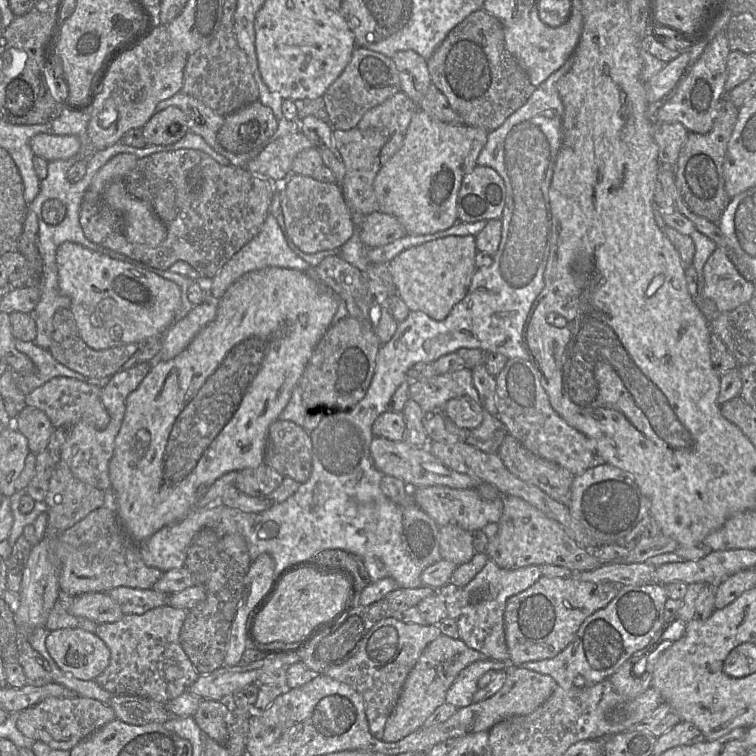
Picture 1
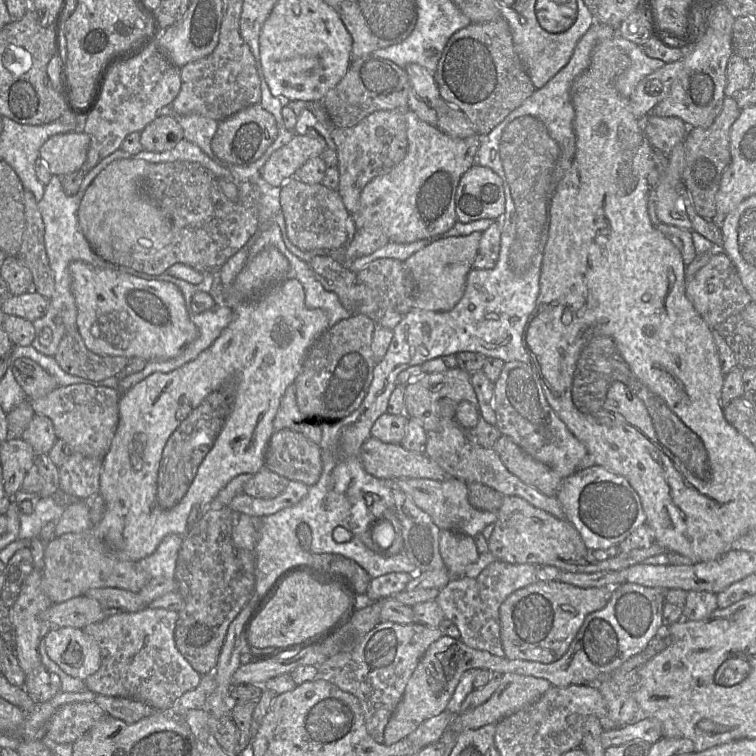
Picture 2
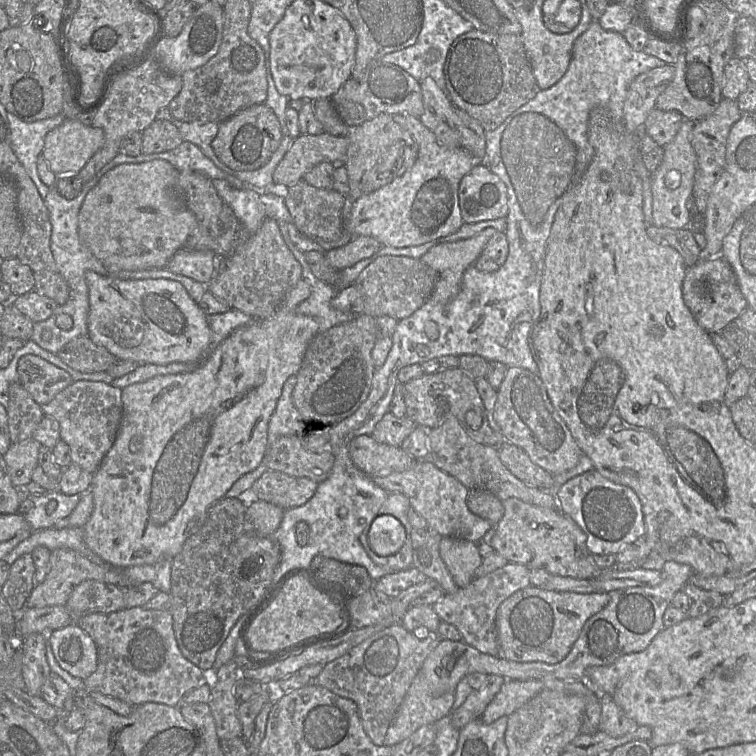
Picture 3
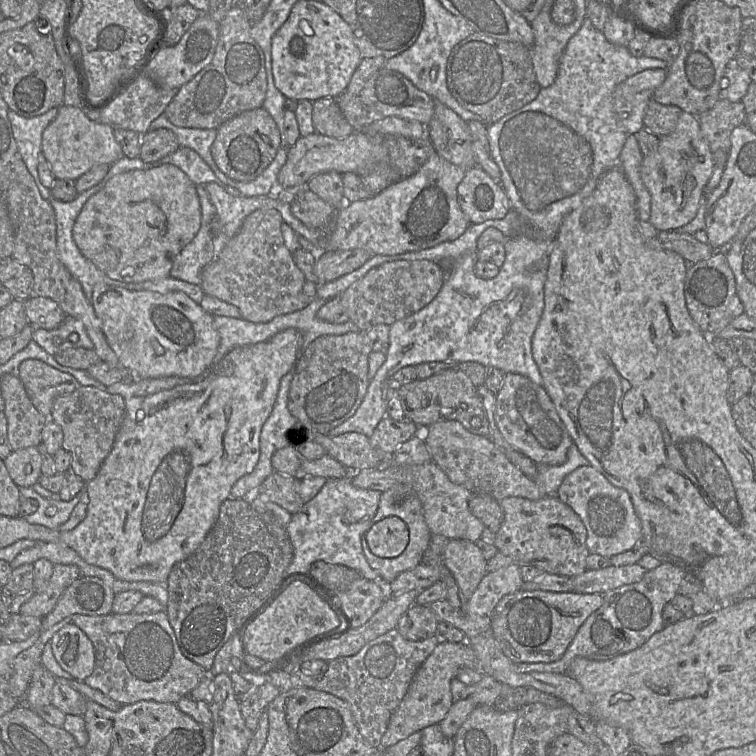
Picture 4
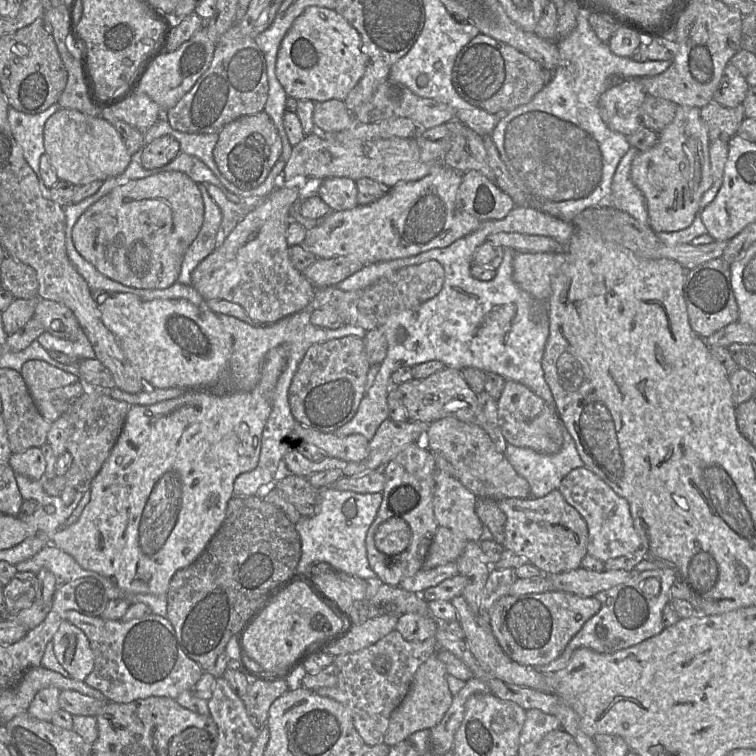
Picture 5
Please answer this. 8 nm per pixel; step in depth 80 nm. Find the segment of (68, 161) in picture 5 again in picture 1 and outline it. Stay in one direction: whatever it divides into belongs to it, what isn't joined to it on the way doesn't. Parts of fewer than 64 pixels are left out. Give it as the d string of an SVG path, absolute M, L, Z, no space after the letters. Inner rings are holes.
M39 133L32 137L30 146L33 153L47 161L76 157L81 149L77 136Z

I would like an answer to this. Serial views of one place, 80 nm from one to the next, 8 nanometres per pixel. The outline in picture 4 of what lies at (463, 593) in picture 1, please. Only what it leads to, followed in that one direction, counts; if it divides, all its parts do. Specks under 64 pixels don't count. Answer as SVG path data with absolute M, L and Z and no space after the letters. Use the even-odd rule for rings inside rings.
M512 563L494 572L488 572L483 577L472 597L468 599L465 611L454 608L447 599L435 601L428 606L439 621L448 622L460 629L465 634L466 640L468 640L469 638L490 631L492 614L499 601L507 595L520 591L523 584L521 565Z

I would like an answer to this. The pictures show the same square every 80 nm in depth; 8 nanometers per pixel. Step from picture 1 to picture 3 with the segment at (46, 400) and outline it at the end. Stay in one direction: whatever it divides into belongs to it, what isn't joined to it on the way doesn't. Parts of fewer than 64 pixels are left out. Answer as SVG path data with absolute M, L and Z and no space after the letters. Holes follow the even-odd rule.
M74 381L41 409L59 423L60 439L70 448L71 462L94 475L122 422L122 389L105 382Z

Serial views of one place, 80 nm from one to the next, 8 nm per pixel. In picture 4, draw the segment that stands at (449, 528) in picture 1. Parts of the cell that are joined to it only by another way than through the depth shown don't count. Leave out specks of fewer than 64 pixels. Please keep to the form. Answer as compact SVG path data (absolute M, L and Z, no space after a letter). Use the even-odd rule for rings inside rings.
M449 539L442 553L445 567L454 577L461 593L468 600L487 572L487 560L476 542Z

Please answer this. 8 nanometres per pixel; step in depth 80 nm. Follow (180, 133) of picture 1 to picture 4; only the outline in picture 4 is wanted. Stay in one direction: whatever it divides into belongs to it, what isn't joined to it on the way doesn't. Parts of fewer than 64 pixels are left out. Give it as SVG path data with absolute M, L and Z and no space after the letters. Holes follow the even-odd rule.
M149 130L142 135L139 157L146 163L153 163L172 154L179 147L178 139L171 130Z

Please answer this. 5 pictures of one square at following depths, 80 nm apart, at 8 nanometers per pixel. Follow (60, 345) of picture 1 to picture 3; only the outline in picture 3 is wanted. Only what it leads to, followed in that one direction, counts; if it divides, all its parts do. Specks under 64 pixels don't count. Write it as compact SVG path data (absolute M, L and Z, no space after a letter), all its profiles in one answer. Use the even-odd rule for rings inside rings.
M88 336L70 340L56 355L67 366L83 373L106 372L117 362L115 356L94 344Z

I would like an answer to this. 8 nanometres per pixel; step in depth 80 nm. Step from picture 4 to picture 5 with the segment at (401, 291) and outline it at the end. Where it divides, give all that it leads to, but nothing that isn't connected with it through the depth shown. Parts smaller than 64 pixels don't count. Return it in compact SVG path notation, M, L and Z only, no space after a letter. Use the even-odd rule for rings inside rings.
M435 260L401 268L384 276L374 284L355 291L343 291L336 286L316 289L314 298L305 308L314 311L319 308L333 308L343 325L360 327L366 331L383 325L391 316L418 307L436 296L442 289L445 273L442 265Z

